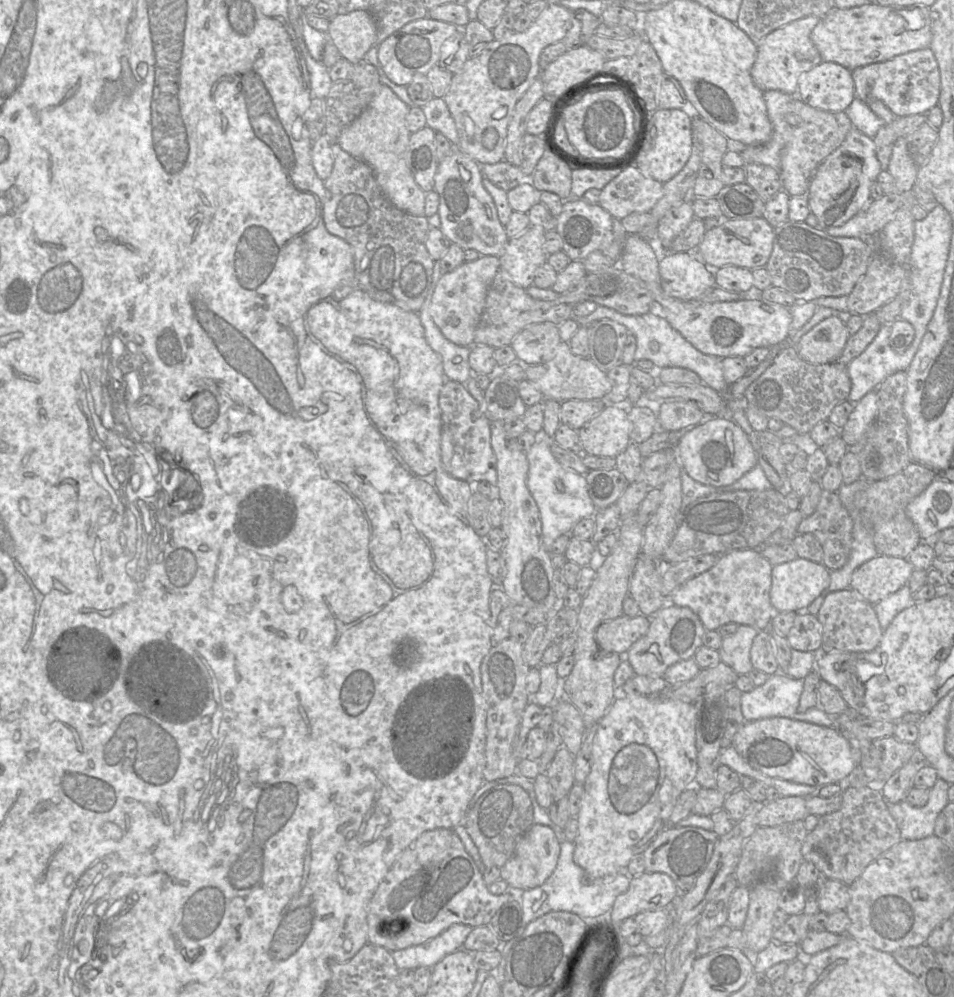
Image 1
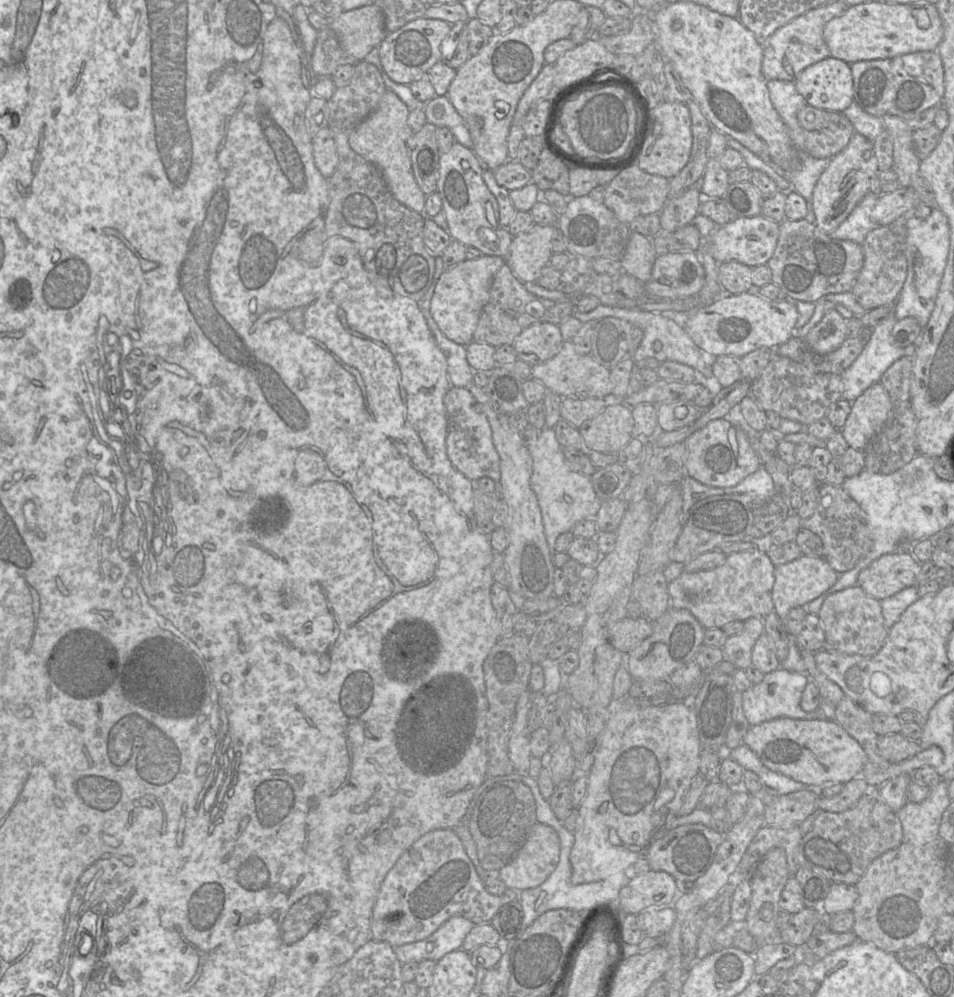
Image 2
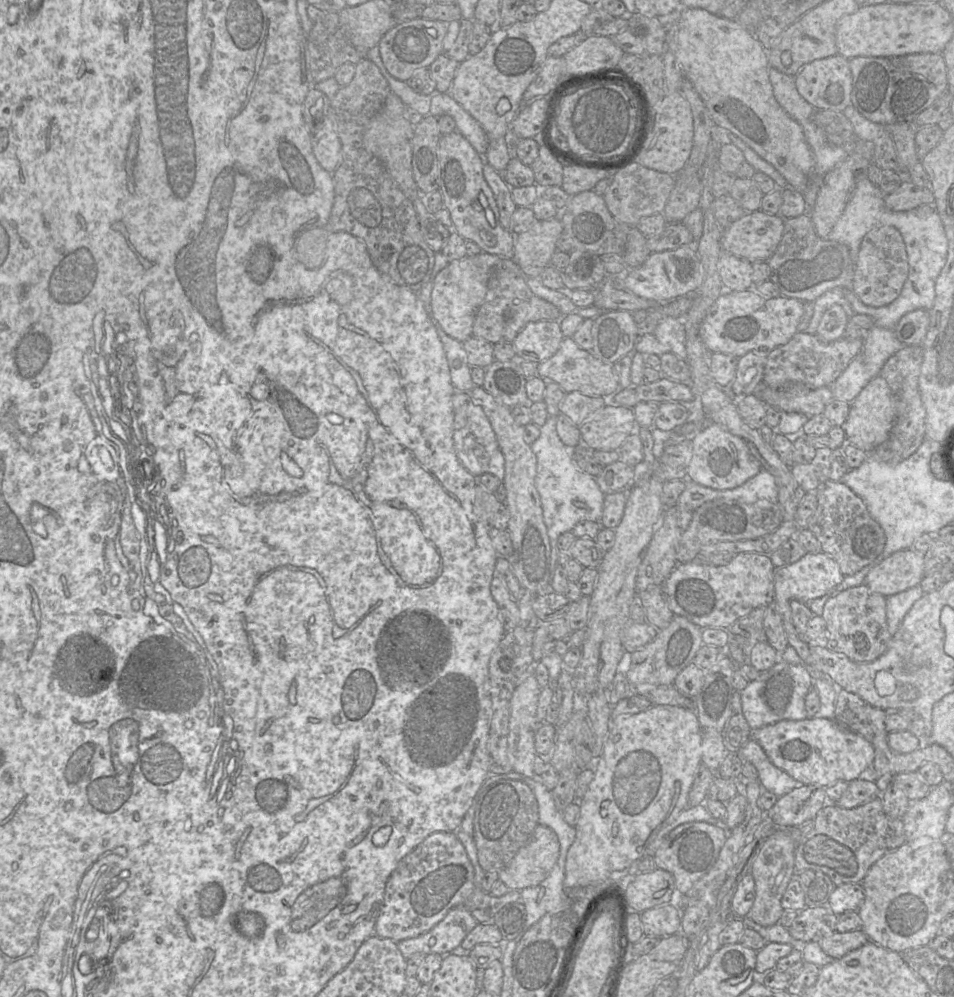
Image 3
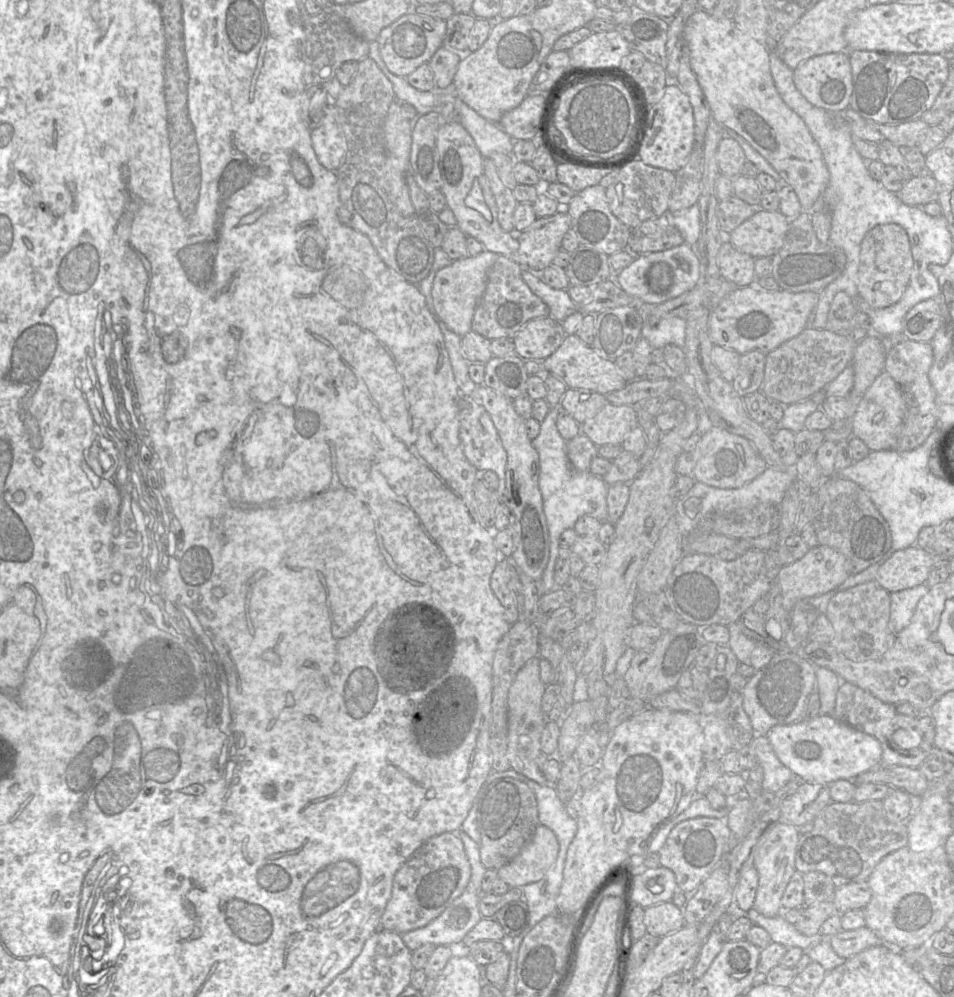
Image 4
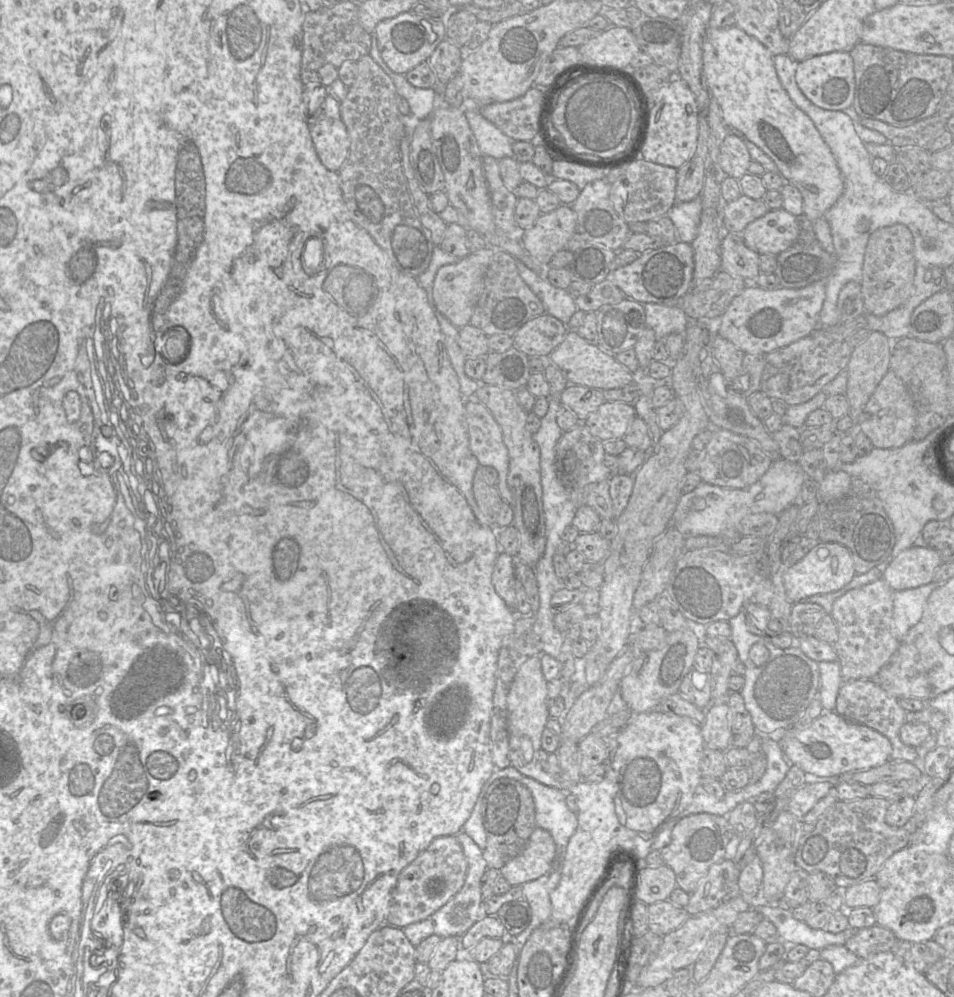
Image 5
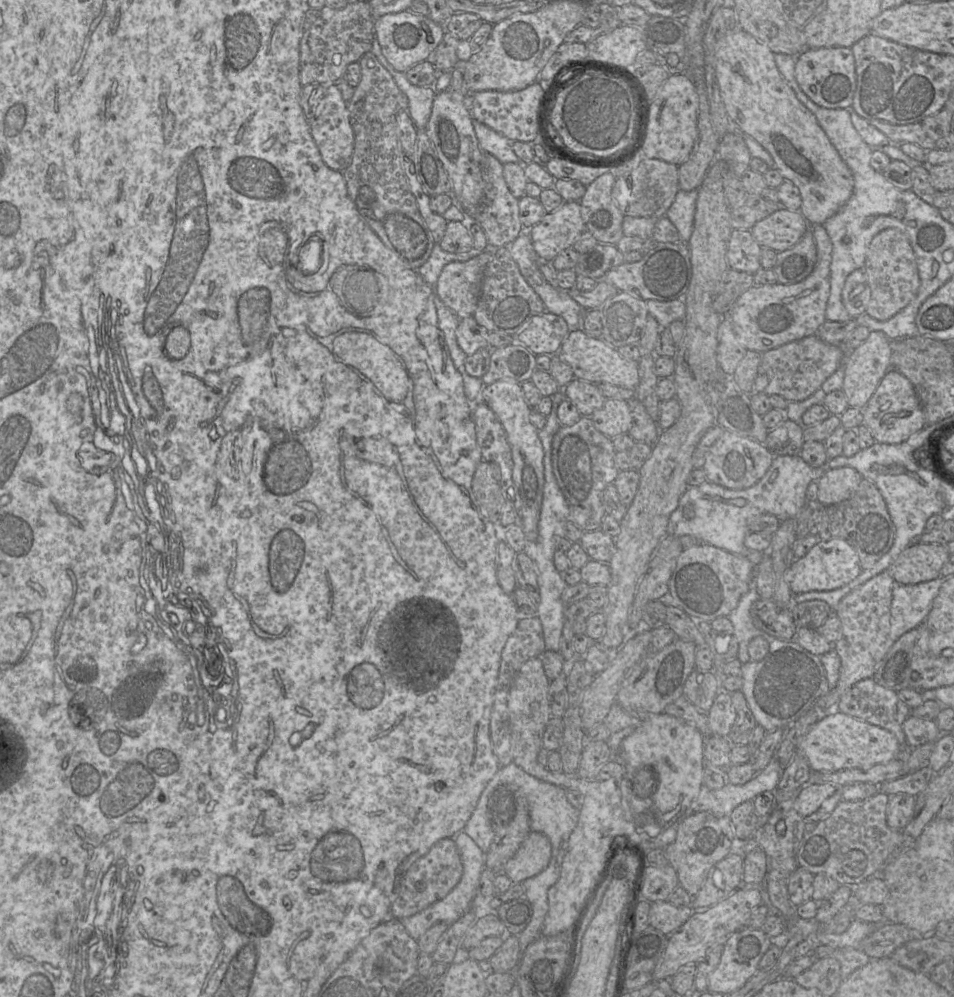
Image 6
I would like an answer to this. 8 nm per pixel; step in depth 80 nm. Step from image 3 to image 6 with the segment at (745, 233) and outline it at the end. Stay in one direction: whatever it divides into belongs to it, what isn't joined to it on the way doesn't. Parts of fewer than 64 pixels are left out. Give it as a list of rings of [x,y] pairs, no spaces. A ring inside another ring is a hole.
[[[781,207],[757,222],[749,231],[761,247],[775,252],[792,248],[810,227],[800,211],[790,211]]]

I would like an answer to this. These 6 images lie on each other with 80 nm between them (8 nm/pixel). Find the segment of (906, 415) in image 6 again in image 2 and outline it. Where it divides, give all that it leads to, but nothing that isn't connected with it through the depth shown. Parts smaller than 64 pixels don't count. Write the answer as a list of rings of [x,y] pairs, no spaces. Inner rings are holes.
[[[881,382],[866,389],[852,402],[851,412],[841,430],[847,444],[864,451],[886,423],[891,409],[890,396]]]

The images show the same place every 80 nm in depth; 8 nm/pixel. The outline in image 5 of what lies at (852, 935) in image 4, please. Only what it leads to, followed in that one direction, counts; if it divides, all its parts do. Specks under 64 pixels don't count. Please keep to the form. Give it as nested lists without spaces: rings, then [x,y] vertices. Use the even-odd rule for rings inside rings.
[[[876,924],[858,930],[844,946],[859,959],[865,959],[876,953],[892,951],[899,941],[891,930]]]

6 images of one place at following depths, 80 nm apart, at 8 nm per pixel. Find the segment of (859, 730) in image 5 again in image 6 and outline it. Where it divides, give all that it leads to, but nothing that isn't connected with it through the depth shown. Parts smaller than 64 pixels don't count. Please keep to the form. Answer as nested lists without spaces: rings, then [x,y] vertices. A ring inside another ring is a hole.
[[[838,710],[823,713],[815,726],[801,739],[798,750],[805,755],[813,772],[868,769],[902,756],[902,747],[891,732]]]

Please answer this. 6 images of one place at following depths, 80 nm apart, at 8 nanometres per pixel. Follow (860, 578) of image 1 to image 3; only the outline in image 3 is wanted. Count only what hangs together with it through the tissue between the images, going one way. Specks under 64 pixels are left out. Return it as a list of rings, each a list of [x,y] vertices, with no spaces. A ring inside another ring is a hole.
[[[912,548],[894,552],[870,570],[864,584],[885,597],[918,586],[924,578],[925,560]]]

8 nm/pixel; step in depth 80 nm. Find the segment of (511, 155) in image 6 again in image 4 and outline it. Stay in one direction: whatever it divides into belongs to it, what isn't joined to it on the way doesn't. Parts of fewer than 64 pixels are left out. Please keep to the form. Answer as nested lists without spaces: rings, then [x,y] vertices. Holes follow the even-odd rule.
[[[456,96],[455,107],[460,114],[460,123],[472,136],[483,158],[490,158],[493,153],[513,155],[513,139],[500,127]]]

